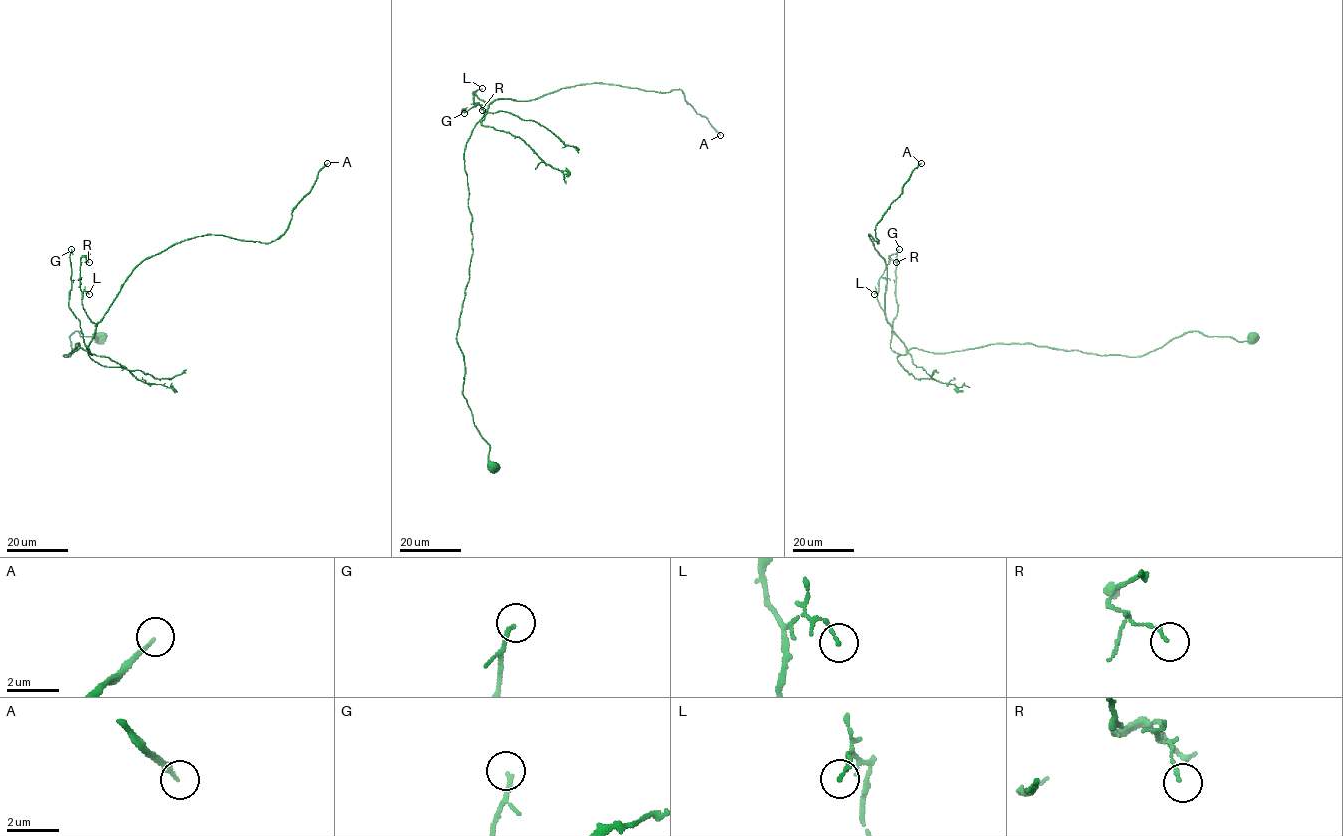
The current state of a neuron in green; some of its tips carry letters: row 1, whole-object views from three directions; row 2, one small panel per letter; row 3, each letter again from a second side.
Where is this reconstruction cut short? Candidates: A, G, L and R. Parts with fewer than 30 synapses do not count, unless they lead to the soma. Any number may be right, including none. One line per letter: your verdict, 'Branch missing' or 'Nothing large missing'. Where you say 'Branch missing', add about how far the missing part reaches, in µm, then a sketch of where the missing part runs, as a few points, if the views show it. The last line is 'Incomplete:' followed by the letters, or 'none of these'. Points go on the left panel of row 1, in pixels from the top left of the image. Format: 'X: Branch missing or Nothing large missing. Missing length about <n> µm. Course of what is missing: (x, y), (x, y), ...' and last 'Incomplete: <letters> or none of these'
A: Branch missing. Missing length about 110 µm
G: Nothing large missing
L: Nothing large missing
R: Nothing large missing
Incomplete: A

